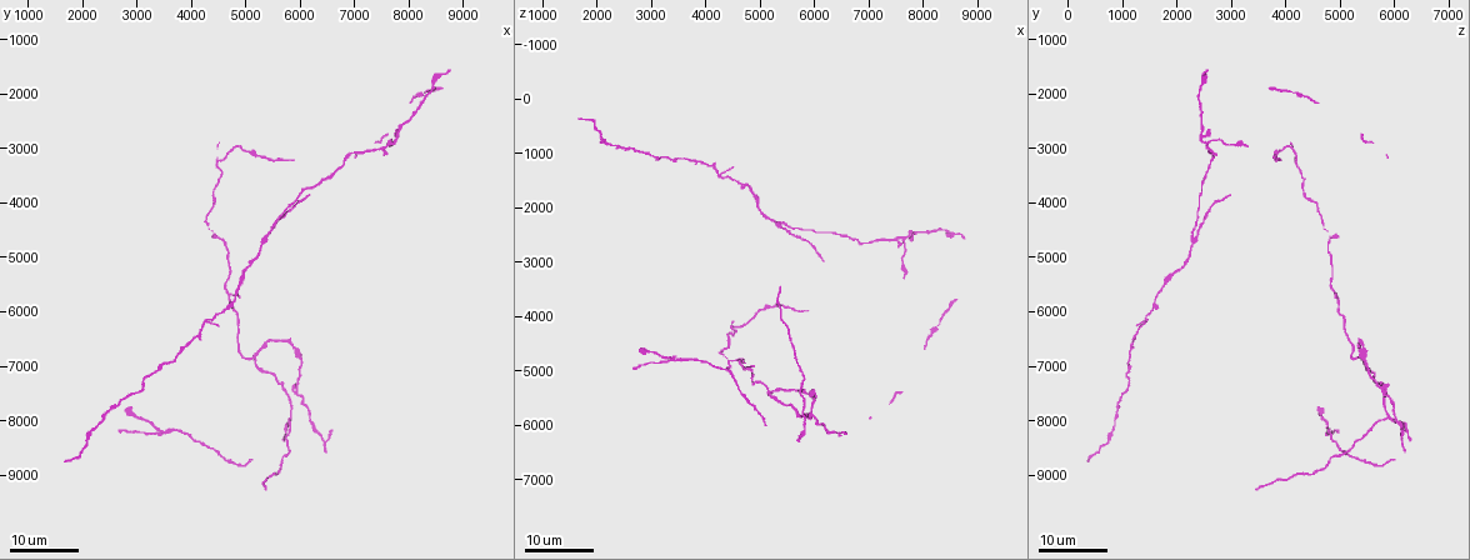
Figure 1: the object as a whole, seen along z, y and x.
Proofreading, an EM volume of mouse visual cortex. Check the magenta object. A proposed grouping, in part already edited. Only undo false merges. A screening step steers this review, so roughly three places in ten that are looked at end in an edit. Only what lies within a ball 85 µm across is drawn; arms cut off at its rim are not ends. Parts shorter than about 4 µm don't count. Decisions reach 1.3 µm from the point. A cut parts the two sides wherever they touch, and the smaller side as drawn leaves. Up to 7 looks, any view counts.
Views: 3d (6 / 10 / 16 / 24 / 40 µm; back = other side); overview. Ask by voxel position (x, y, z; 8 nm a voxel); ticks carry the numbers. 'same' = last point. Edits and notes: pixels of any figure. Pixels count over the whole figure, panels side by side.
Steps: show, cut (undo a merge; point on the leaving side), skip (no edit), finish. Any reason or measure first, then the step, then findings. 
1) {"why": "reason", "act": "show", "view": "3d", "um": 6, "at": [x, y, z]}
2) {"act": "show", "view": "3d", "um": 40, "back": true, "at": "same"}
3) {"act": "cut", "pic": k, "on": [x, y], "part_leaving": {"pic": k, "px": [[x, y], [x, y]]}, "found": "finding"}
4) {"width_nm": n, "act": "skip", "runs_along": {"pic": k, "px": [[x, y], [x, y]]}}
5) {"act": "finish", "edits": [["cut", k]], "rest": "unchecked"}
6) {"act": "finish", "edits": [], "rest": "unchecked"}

{"why": "thin arm on a thick one", "act": "show", "view": "3d", "um": 16, "at": [7600, 2900, 2600]}

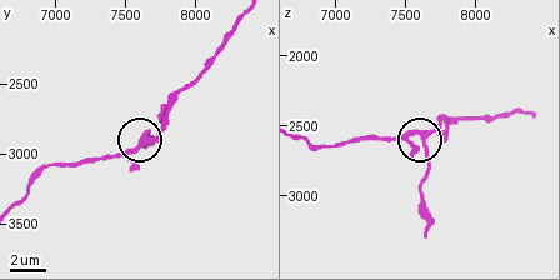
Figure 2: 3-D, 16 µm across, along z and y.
{"act": "show", "view": "3d", "um": 6, "at": [7660, 2860, 2580]}

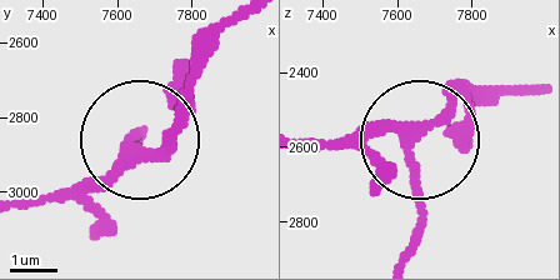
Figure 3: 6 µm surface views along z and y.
{"side_arm_um": 6, "act": "skip", "runs_along": {"pic": 3, "px": [[303, 143], [410, 135], [421, 215], [401, 250]]}, "found": "one neuron here"}

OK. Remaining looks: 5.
{"act": "show", "view": "3d", "um": 24, "at": [4500, 3250, 4200]}

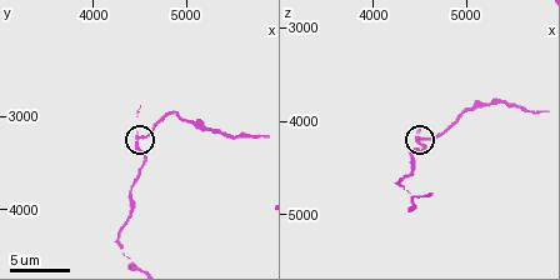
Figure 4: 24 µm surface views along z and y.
{"act": "show", "view": "3d", "um": 6, "at": [4450, 3250, 4200]}

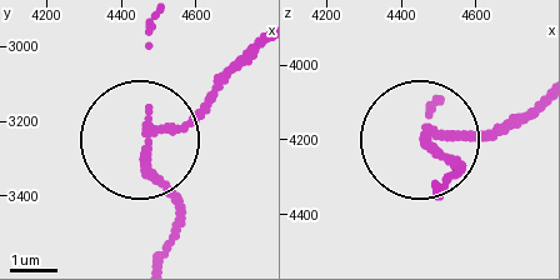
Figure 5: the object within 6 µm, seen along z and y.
{"act": "show", "view": "3d", "um": 6, "back": true, "at": [4470, 3270, 4190]}

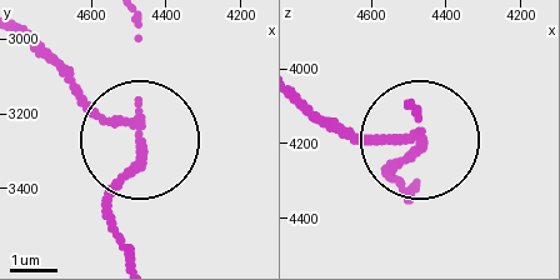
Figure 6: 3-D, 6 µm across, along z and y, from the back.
{"act": "cut", "pic": 6, "on": [73, 91], "found": "two neurons meet here"}

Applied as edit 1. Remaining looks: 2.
{"why": "three-way junction", "act": "show", "view": "3d", "um": 16, "at": [5800, 7950, 5800]}

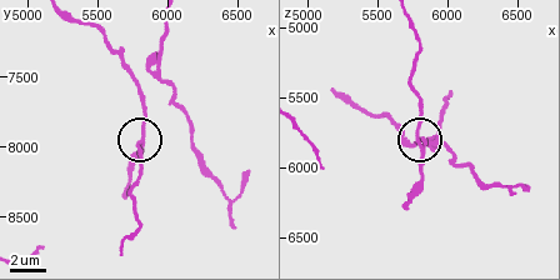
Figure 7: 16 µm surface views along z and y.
{"act": "show", "view": "3d", "um": 10, "at": [5820, 7980, 5840]}

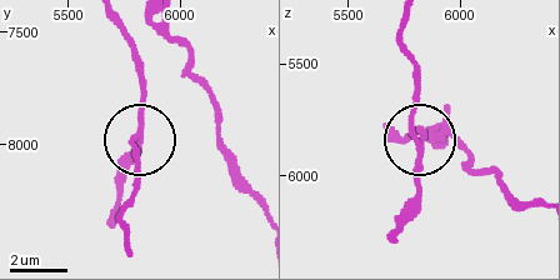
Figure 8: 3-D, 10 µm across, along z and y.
{"arms": 3, "act": "skip", "runs_along": {"pic": 8, "px": [[116, 21], [144, 100], [130, 144], [138, 191]]}, "found": "all the same neuron"}

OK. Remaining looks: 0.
{"act": "finish", "edits": [["cut", 6]], "rest": "unchecked"}

